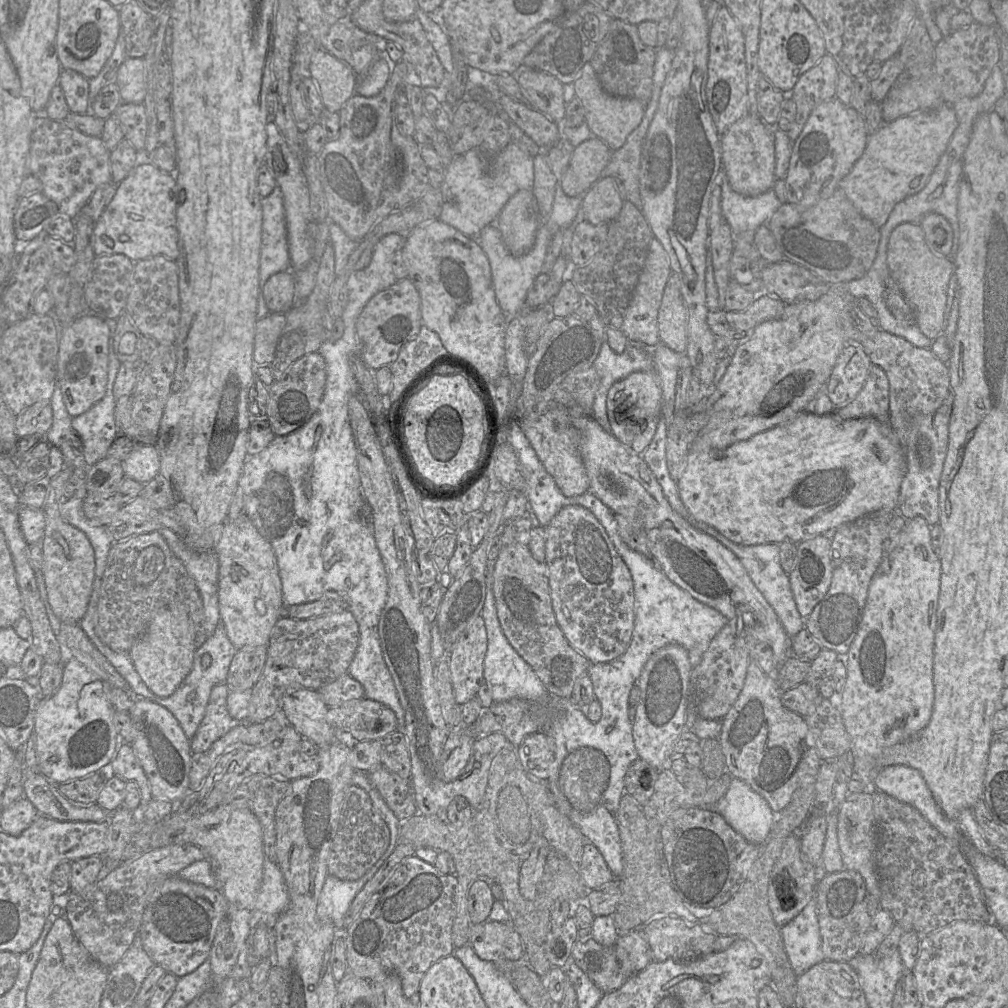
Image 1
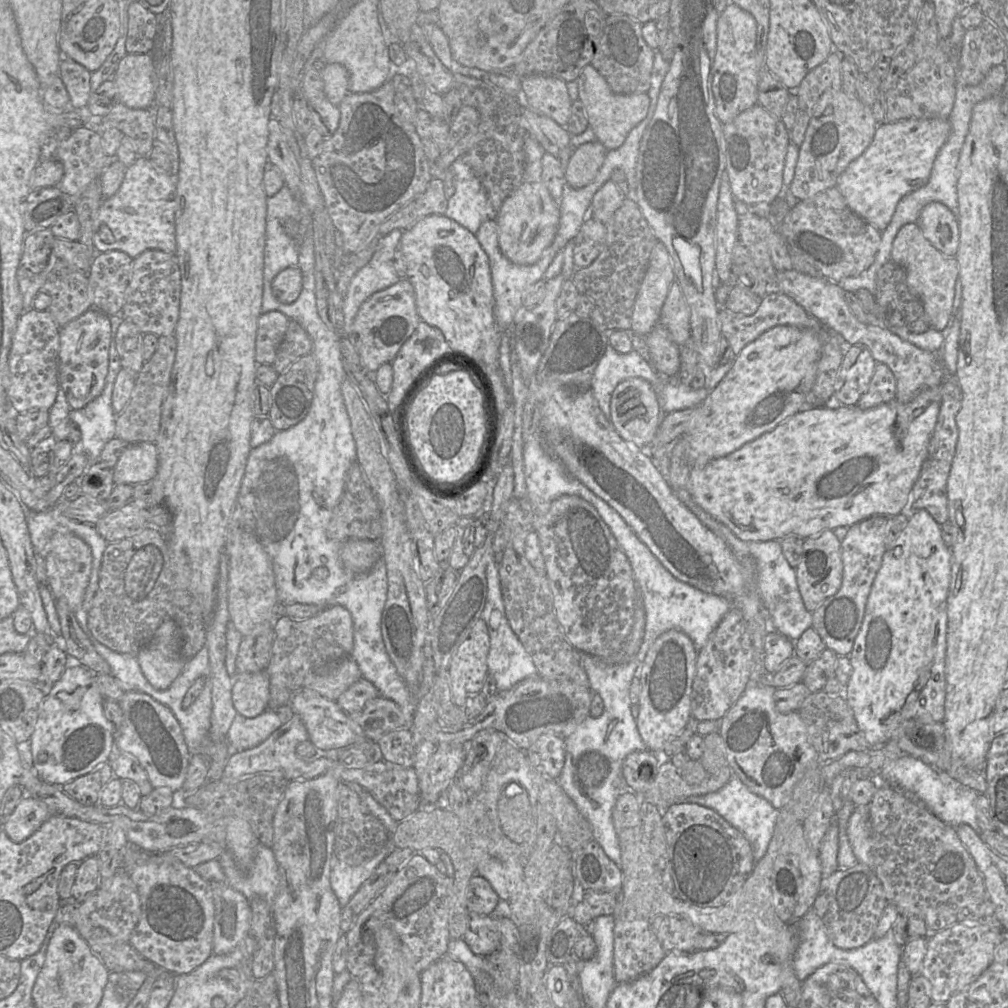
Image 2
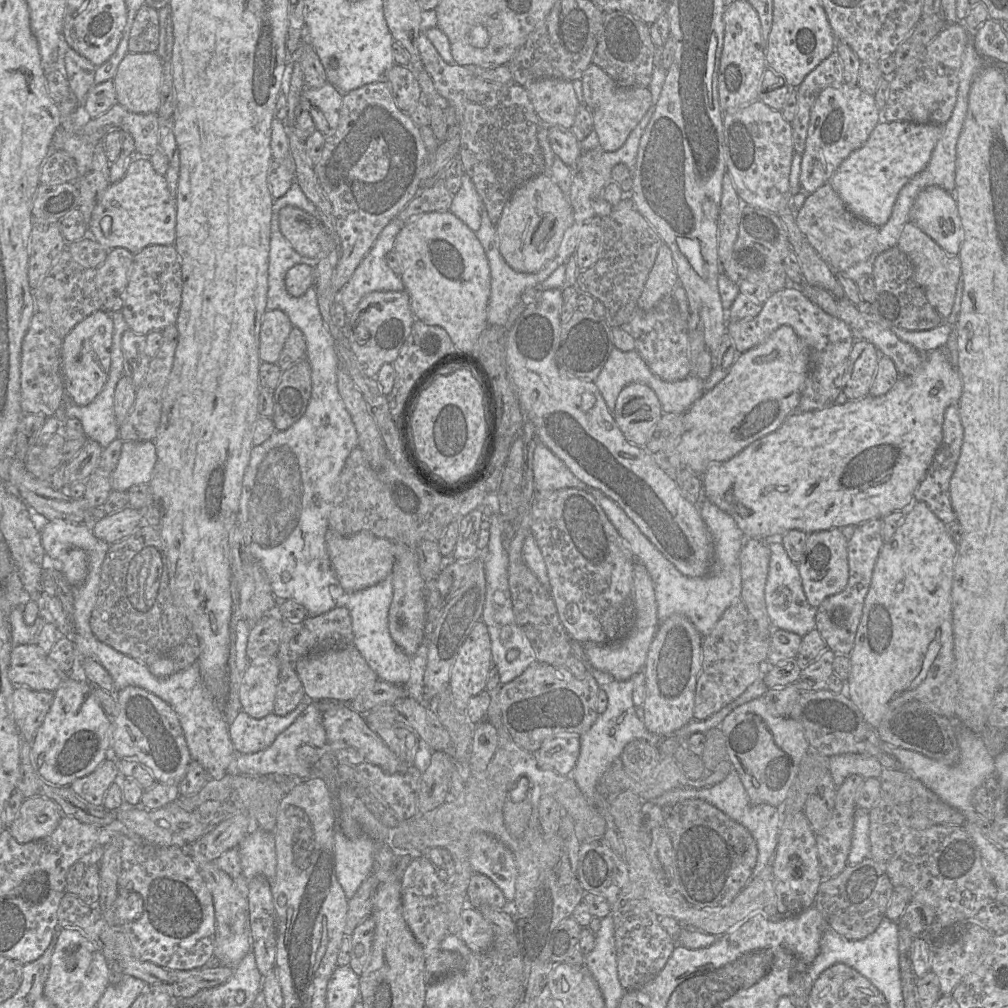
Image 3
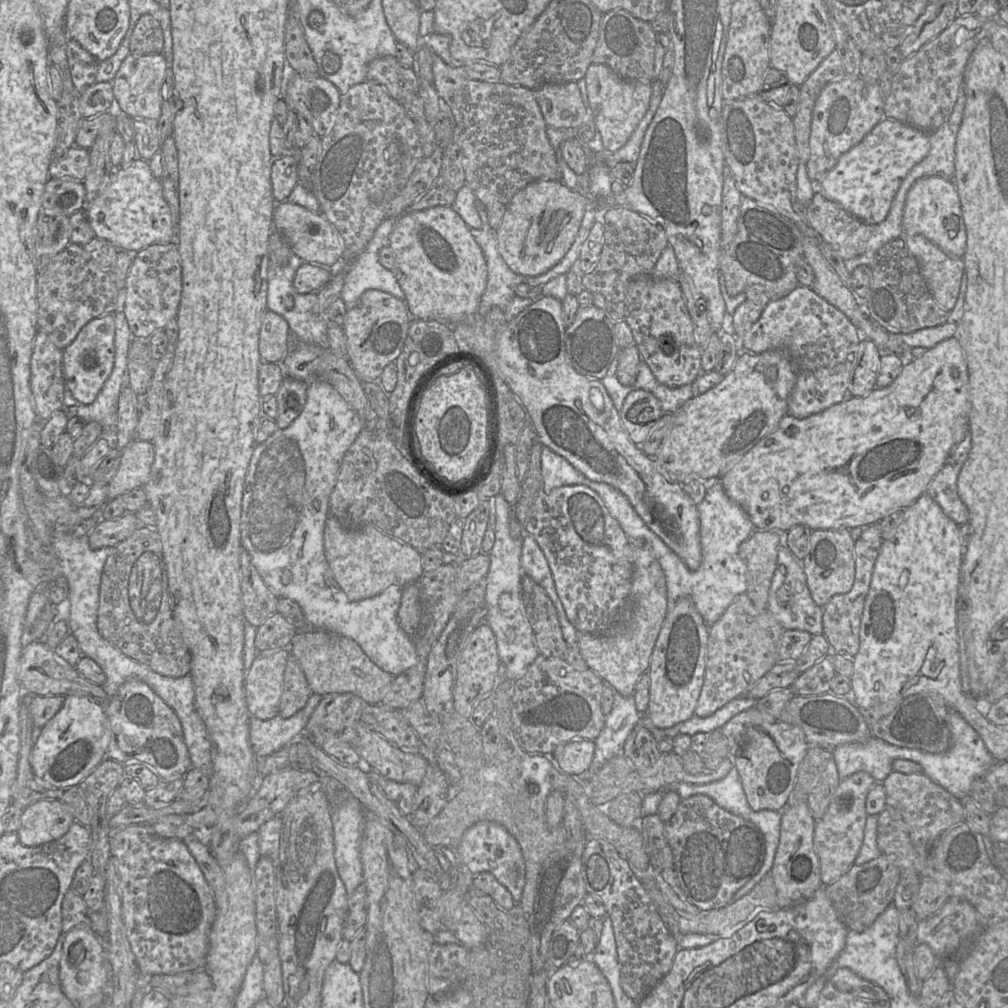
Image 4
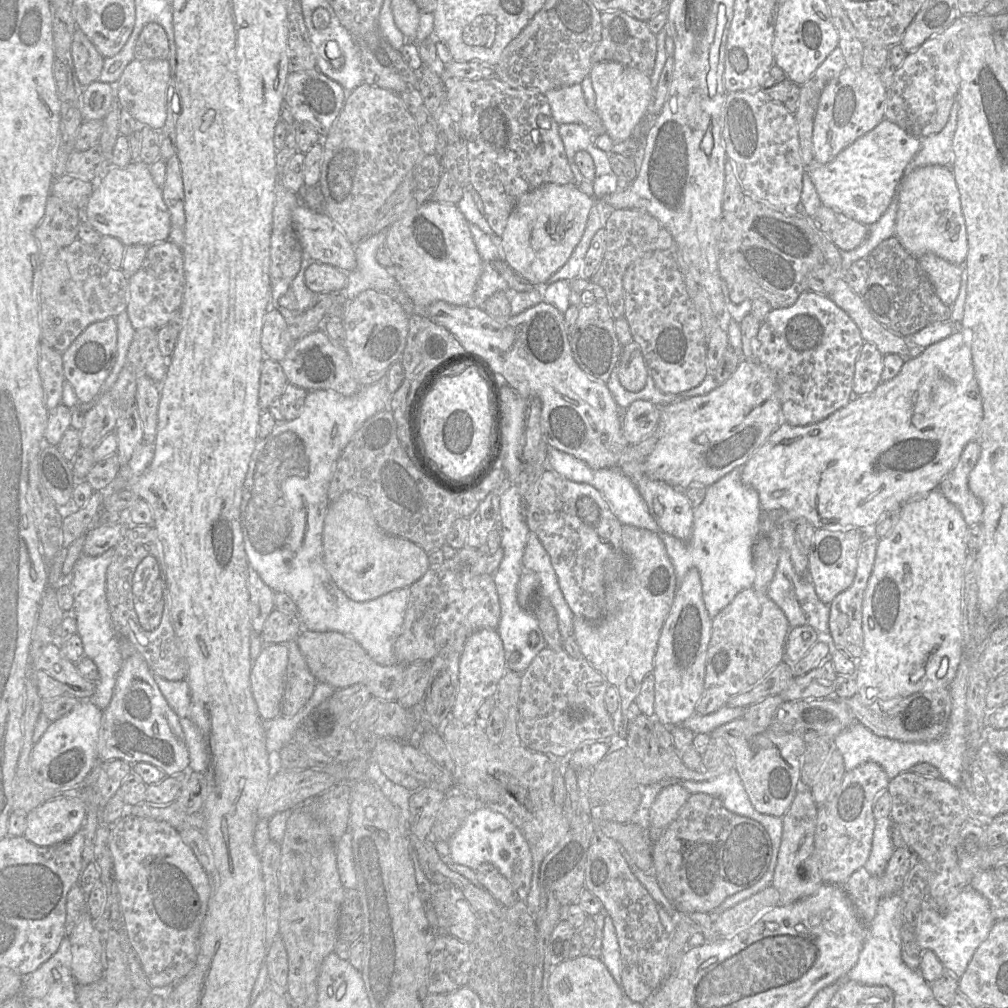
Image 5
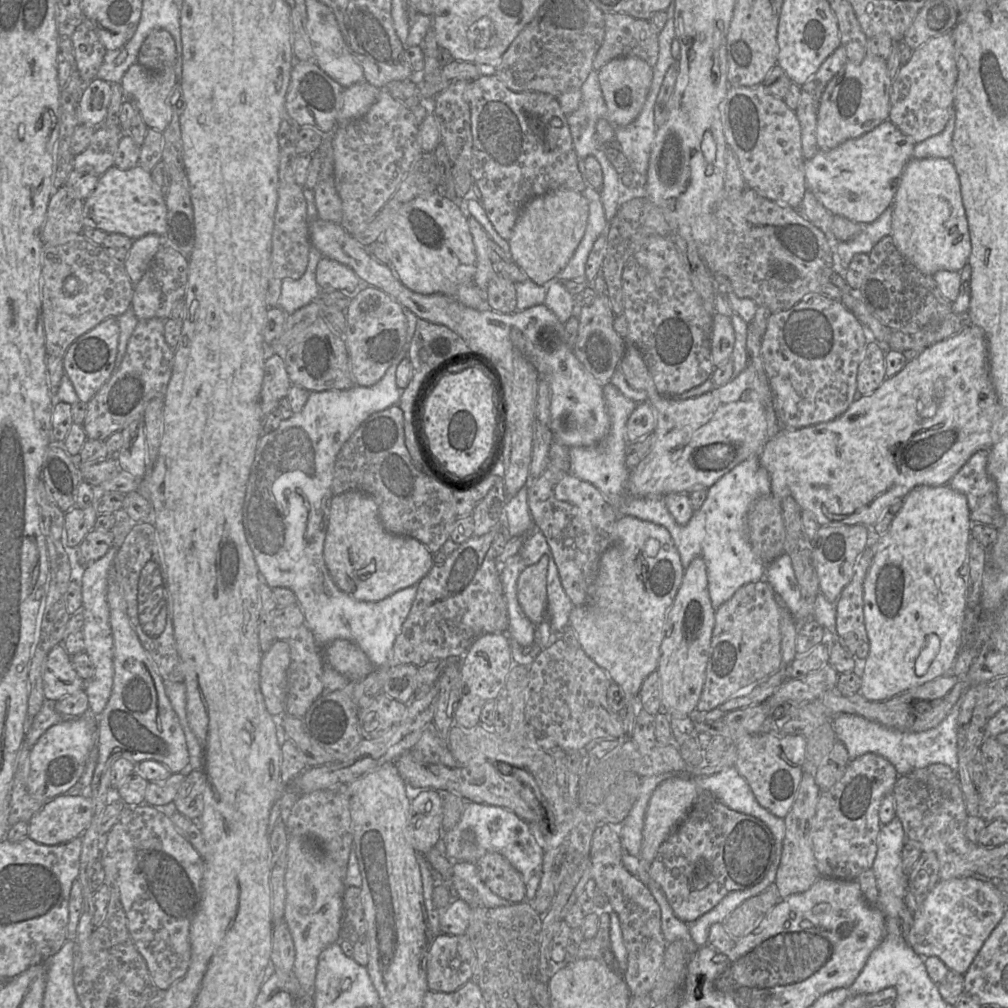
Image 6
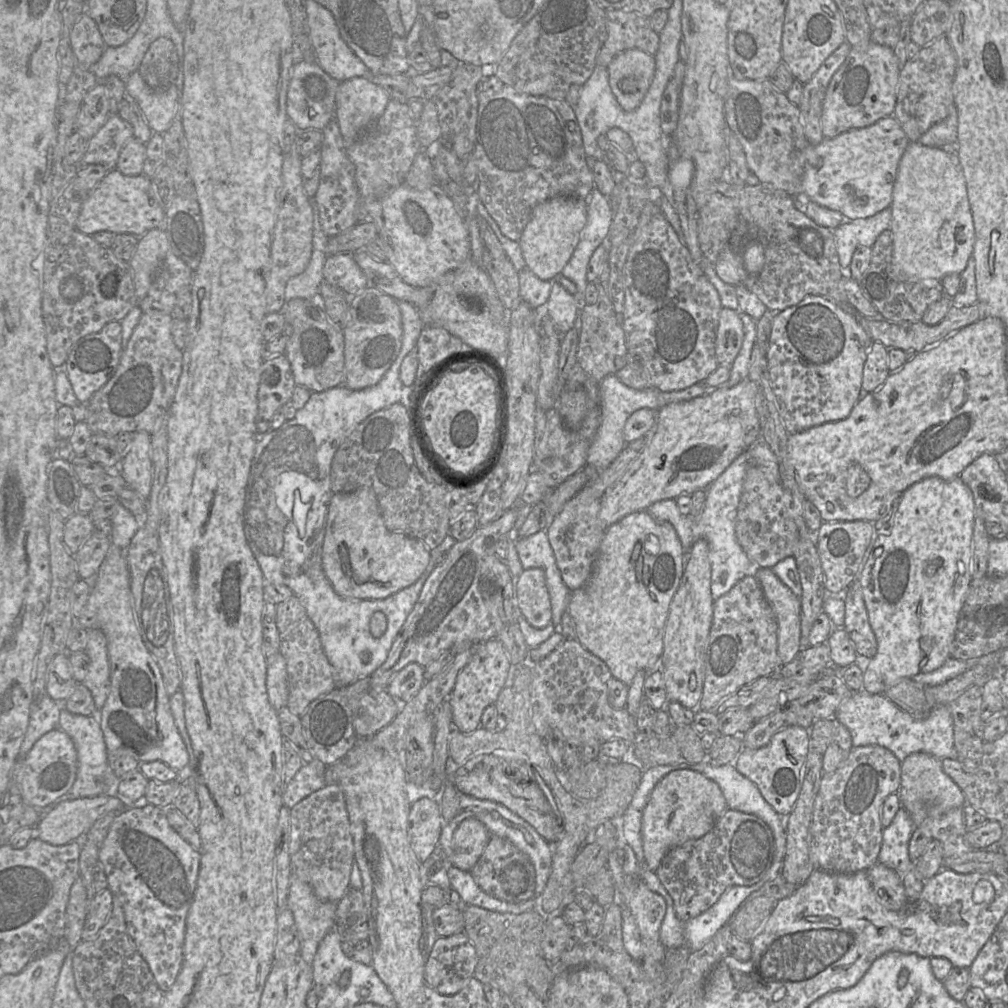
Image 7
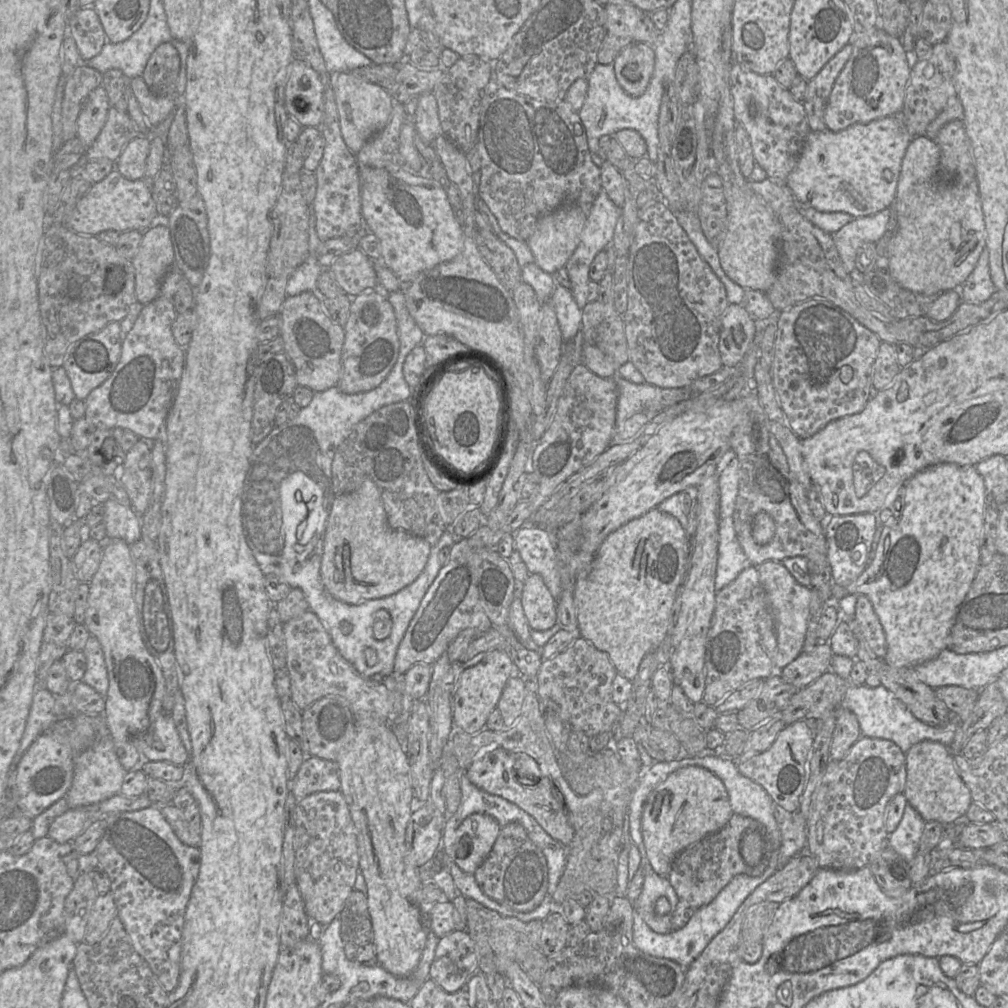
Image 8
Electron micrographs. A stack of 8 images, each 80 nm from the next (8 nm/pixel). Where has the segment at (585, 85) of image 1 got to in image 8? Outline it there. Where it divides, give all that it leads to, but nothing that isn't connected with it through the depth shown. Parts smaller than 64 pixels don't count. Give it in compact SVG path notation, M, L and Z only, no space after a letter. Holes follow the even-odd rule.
M637 42L624 47L614 59L614 72L622 89L632 97L642 95L655 67L651 46Z

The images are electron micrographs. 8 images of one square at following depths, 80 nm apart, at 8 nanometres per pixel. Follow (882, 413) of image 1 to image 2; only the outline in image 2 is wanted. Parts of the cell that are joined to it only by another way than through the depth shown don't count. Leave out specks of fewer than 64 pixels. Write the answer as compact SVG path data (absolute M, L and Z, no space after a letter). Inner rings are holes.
M876 363L869 388L860 397L856 406L867 410L895 399L896 379L891 369L883 364Z

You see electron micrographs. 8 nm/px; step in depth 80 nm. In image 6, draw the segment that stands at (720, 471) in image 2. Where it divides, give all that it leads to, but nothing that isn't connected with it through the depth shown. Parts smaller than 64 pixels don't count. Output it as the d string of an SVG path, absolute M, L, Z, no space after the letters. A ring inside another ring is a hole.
M970 325L949 338L924 349L917 357L908 361L899 373L886 377L877 390L859 400L854 400L849 408L837 418L798 429L781 427L780 431L764 444L759 452L759 460L770 476L770 494L780 500L791 496L802 510L813 513L820 526L836 527L855 524L873 526L891 504L903 500L914 488L924 485L937 487L948 484L975 452L989 449L994 444L992 429L1003 417L1004 408L999 402L989 374L988 349L984 332L981 328Z

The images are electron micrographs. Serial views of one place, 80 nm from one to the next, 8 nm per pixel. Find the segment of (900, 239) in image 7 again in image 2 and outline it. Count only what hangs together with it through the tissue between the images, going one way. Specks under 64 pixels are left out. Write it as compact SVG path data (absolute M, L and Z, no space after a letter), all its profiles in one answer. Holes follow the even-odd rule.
M931 202L921 211L918 224L924 237L944 256L955 257L959 246L959 224L951 210Z

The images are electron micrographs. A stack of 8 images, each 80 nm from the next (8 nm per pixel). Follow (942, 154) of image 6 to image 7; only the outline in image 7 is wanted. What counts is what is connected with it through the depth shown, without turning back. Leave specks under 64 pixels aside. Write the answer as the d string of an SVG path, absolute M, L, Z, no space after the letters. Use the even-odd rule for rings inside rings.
M953 103L949 114L942 121L931 126L919 139L918 143L942 148L948 152L957 153L958 111Z

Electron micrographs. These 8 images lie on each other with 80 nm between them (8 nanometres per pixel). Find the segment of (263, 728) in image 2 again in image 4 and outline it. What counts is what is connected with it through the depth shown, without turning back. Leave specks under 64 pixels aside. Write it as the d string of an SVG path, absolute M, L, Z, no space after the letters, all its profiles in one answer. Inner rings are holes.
M312 693L305 706L289 718L277 715L268 720L261 720L251 715L249 738L255 755L271 755L291 741L302 737L306 724L322 697Z

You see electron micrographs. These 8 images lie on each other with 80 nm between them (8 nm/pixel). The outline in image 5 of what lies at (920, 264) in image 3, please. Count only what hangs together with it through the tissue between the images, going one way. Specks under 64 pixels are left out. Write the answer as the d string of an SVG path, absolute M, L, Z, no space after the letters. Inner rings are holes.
M933 253L921 255L918 262L939 299L952 306L960 290L962 266L950 263Z

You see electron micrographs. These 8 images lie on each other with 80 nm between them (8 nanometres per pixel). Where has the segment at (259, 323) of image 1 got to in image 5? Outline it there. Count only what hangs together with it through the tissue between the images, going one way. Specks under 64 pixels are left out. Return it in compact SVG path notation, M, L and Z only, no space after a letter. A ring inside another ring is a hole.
M270 306L263 319L261 334L261 347L266 358L281 362L292 343L286 320L278 310Z

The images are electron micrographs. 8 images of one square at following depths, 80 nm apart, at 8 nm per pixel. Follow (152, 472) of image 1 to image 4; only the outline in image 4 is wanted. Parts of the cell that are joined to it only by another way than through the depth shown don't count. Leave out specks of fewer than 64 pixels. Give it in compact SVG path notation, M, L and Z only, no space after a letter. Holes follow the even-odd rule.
M133 440L123 450L117 473L108 484L108 500L134 488L143 487L150 478L154 461L151 441Z

